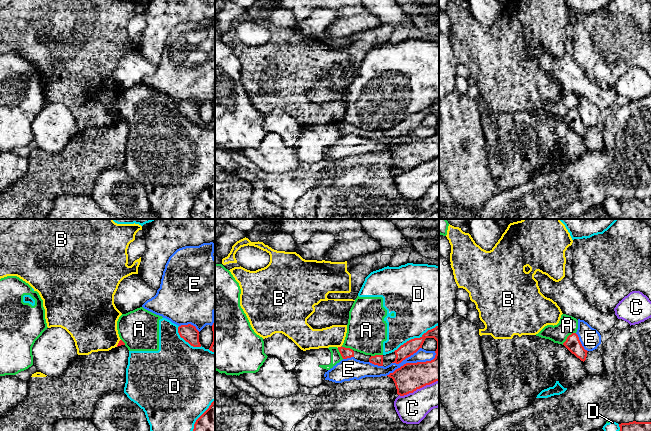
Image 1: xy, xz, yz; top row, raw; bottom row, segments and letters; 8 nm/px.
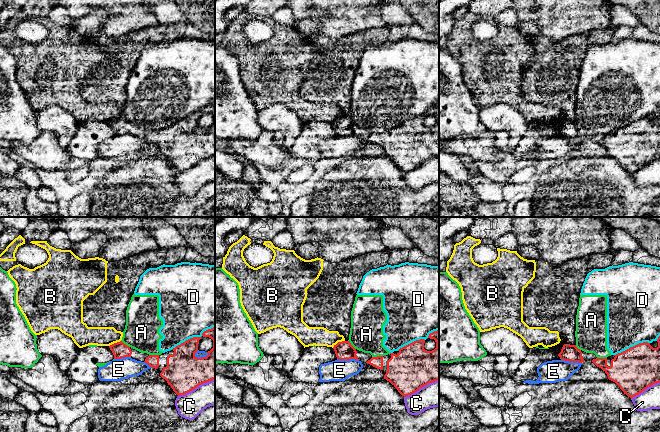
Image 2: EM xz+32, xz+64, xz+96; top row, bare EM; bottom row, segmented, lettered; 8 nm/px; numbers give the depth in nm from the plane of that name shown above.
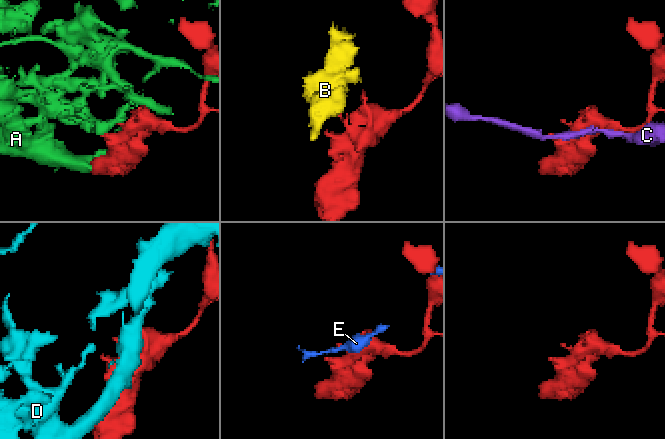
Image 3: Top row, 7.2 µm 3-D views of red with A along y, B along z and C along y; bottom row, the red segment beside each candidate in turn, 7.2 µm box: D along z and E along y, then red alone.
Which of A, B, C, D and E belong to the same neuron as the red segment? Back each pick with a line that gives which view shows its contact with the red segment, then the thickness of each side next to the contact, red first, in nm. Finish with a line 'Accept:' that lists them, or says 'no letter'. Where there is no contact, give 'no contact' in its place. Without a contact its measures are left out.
Accept: no letter

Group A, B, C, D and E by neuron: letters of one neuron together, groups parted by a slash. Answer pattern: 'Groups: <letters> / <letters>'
Groups: A D / B / C / E

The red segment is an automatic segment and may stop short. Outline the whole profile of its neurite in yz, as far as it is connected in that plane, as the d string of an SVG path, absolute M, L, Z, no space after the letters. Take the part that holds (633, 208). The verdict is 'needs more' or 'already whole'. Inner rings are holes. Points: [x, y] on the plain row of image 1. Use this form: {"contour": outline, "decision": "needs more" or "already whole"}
{"contour": "M629 198L619 200L624 219L651 219L651 198Z", "decision": "already whole"}

